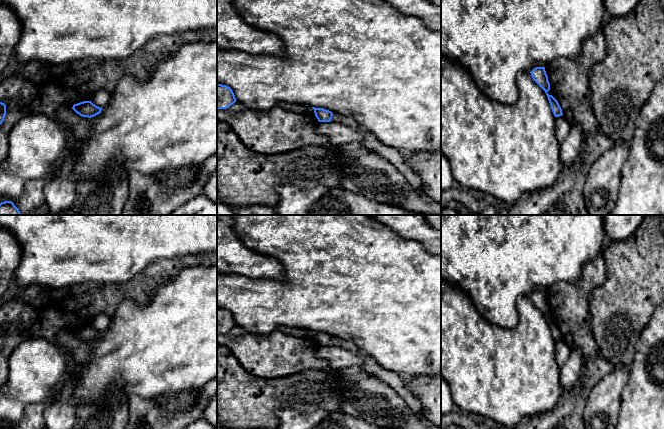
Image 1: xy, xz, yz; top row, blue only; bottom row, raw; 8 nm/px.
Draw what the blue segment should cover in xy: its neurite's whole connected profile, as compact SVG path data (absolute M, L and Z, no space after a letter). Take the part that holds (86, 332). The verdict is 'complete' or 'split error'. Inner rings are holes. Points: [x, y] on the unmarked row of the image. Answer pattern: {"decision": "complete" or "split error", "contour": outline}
{"decision": "complete", "contour": "M83 325L74 328L72 333L82 341L94 341L101 337L102 332L96 330L91 325Z"}

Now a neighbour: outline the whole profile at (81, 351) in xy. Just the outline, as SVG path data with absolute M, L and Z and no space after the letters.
M62 329L57 334L57 343L67 348L72 354L73 359L78 363L88 363L91 357L90 342L82 341L72 332Z

